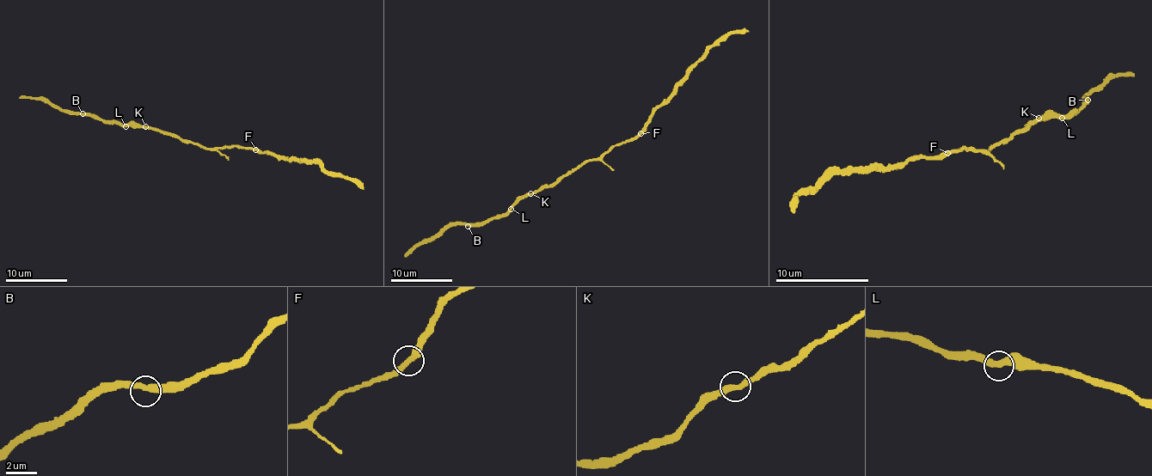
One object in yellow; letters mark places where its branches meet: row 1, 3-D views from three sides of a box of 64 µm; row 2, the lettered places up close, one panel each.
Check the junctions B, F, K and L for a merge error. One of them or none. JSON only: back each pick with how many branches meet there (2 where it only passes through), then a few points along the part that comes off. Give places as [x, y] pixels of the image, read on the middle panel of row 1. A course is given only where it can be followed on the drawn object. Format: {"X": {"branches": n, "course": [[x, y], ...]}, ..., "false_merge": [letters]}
{"F": {"branches": 2, "course": [[640, 133], [647, 118], [670, 94], [674, 86], [709, 49], [731, 33], [748, 30]]}, "false_merge": ["F"]}

